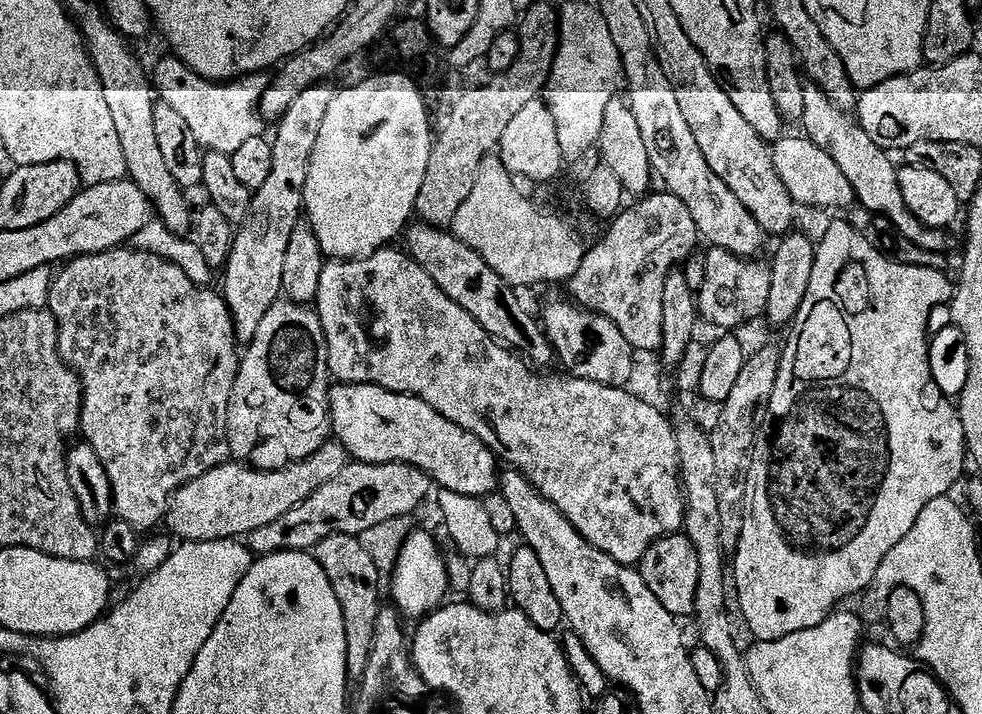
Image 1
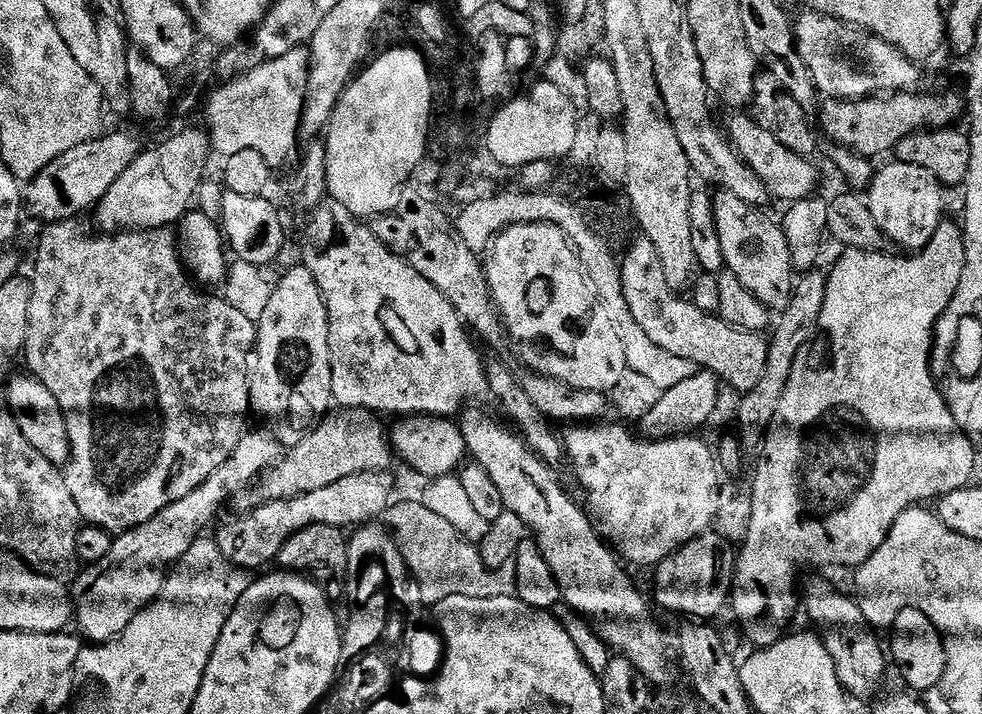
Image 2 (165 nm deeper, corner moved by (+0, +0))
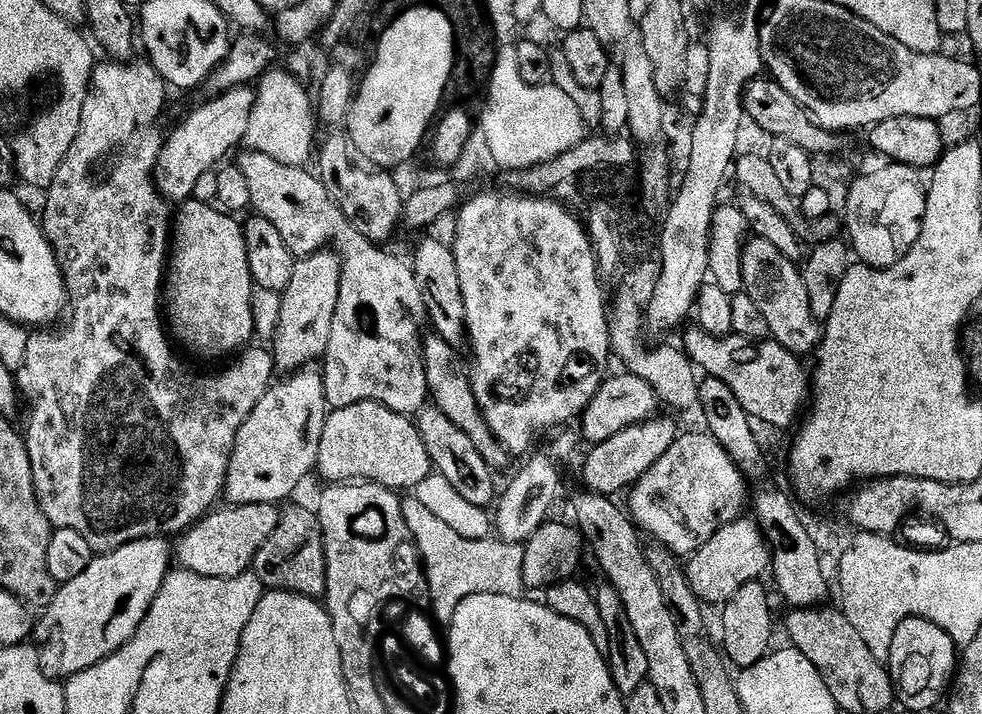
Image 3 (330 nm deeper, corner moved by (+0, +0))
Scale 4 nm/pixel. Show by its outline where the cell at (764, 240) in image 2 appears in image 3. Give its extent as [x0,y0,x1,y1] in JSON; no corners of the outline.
[742,236,822,358]

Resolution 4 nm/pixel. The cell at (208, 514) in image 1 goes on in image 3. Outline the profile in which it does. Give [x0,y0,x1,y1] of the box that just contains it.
[315,400,434,490]

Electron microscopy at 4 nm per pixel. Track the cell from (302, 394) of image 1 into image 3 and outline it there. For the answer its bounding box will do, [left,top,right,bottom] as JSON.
[270,251,341,374]

